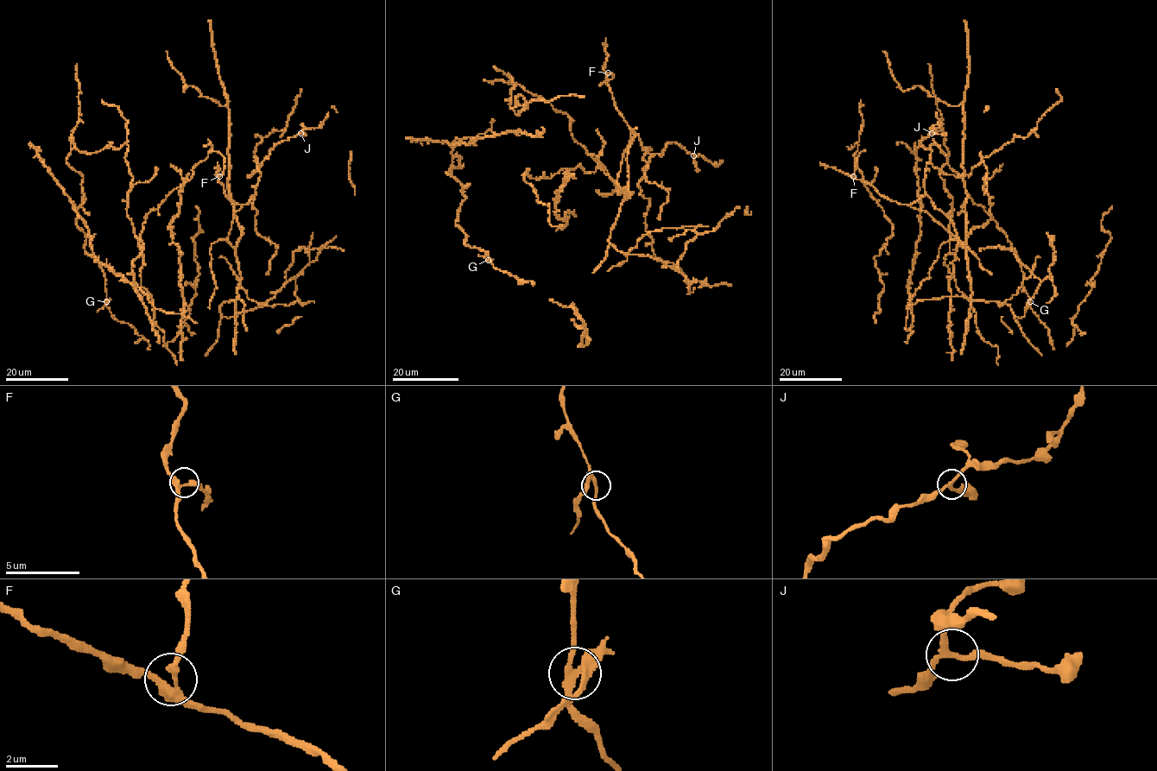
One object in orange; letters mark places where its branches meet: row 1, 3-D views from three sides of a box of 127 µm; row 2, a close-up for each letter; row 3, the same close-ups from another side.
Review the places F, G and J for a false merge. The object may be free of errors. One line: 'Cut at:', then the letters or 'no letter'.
Cut at: G

